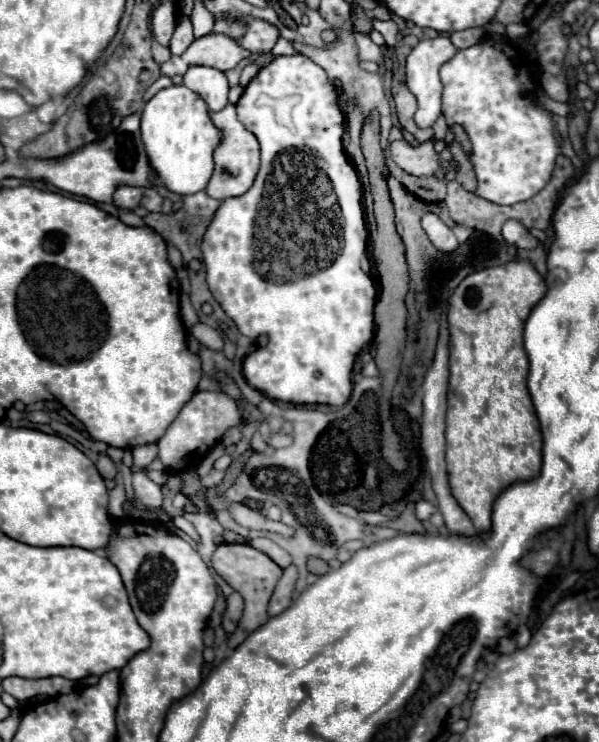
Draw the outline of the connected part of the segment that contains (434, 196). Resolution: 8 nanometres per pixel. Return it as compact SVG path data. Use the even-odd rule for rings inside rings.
M387 155L387 167L391 171L391 175L407 187L409 193L413 193L415 197L423 199L423 201L429 201L429 203L441 203L443 197L445 197L445 181L431 175L431 177L415 177L415 175L409 175L405 173L401 167L397 167L391 157Z

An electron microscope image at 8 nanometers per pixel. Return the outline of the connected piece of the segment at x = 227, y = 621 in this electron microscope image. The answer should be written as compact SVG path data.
M233 593L231 597L227 597L227 611L223 615L225 631L235 631L241 619L241 613L243 613L243 597L239 593Z

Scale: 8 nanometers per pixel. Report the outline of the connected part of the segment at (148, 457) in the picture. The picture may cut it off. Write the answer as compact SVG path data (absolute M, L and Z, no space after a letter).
M151 443L151 445L139 445L133 449L133 463L137 467L147 467L153 459L157 457L157 445Z

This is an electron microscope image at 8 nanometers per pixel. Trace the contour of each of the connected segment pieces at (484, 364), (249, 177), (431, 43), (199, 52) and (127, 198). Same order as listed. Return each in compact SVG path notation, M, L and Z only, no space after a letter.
M513 261L507 265L495 265L489 269L481 269L475 271L471 275L467 275L457 289L451 295L451 309L447 315L449 321L449 331L451 331L451 357L449 357L449 401L447 401L447 429L445 429L445 437L447 437L447 473L449 473L449 487L451 487L451 495L457 499L457 503L461 505L461 509L469 515L469 519L473 521L475 529L481 533L489 533L491 531L491 513L493 513L493 503L497 499L497 495L507 489L509 485L517 483L517 481L529 481L535 479L541 471L541 431L539 431L539 419L535 415L535 407L531 401L531 395L527 391L527 373L525 369L529 369L529 361L525 361L525 349L523 349L523 325L525 319L529 317L531 309L541 301L541 297L545 295L547 285L543 281L543 277L535 271L535 267L527 261Z
M227 105L225 109L221 109L219 113L211 113L211 119L215 123L215 127L221 131L221 141L213 153L215 159L215 171L213 177L207 185L207 193L213 199L227 199L227 197L237 197L249 191L249 187L255 181L255 175L259 171L259 143L257 137L245 129L245 125L237 119L235 113L235 105Z
M439 35L435 39L419 41L419 45L407 57L407 87L419 101L419 109L415 113L415 123L419 127L431 127L435 123L435 119L441 115L441 91L443 91L443 85L439 81L439 67L443 63L447 63L455 53L457 53L457 49L451 43L451 39L445 37L445 35Z
M209 33L201 39L195 39L185 53L171 55L171 59L161 65L161 75L185 75L191 65L207 65L219 71L229 71L243 57L247 57L247 51L237 41L227 35Z
M119 185L113 193L115 205L123 207L123 209L135 209L139 205L141 197L143 197L141 187L131 187L131 185Z

